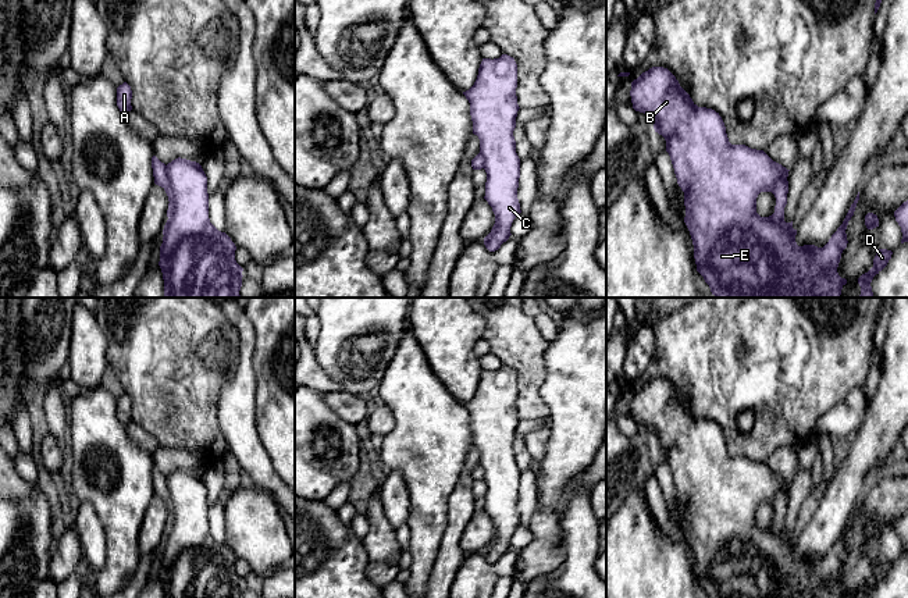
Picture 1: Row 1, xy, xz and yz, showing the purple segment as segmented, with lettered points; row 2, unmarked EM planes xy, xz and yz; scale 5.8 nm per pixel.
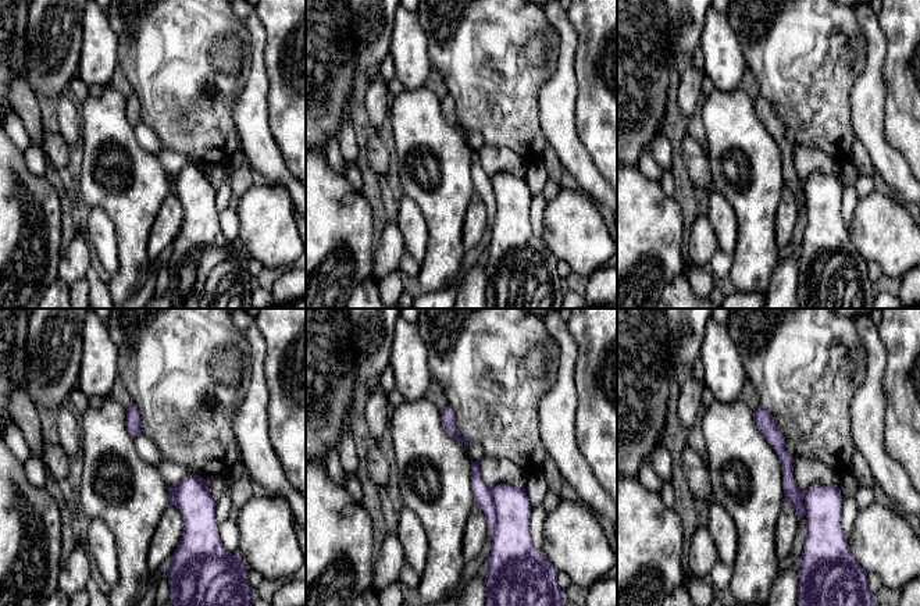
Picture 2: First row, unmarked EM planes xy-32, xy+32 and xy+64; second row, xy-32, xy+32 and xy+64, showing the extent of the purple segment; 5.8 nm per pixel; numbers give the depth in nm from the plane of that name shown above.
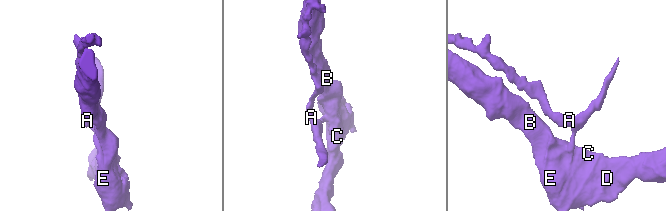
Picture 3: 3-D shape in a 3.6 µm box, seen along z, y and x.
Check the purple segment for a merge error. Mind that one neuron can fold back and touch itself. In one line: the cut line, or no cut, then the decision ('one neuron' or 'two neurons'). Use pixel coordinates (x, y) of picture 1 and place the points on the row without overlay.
xy (166, 477), (171, 501), (171, 526), (168, 529) | two neurons

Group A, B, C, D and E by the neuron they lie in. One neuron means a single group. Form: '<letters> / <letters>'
A / B C D E

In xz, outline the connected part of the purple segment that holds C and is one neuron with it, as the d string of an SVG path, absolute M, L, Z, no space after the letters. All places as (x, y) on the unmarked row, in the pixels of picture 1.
M502 366L499 370L483 370L474 396L463 403L470 414L473 445L480 451L480 466L485 470L487 484L484 510L492 519L495 535L484 549L484 556L489 563L495 563L509 551L510 538L517 526L521 524L517 510L520 490L520 470L516 464L513 442L519 423L517 407L517 375L513 369Z

